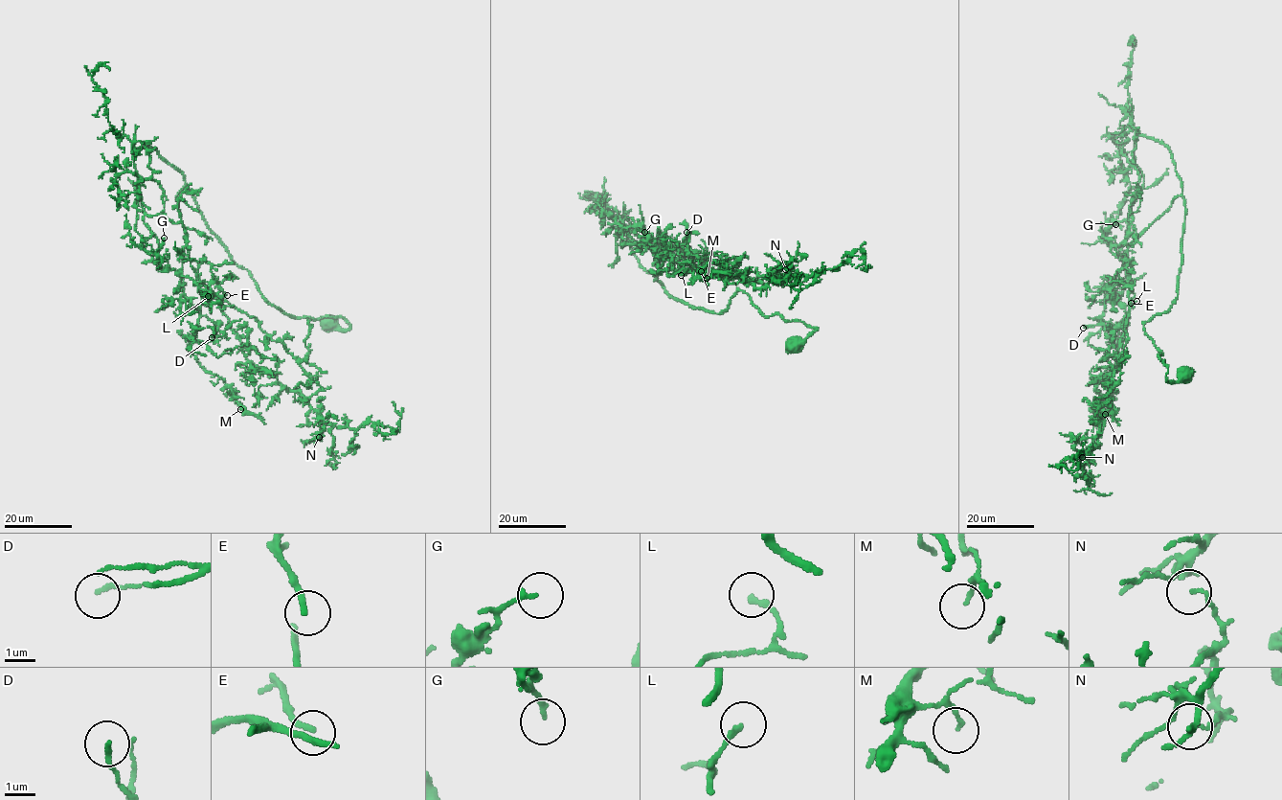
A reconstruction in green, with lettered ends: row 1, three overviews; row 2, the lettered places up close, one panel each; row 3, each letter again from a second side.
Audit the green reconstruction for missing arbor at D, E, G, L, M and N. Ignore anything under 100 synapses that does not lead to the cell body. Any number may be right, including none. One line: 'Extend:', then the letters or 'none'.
Extend: E

